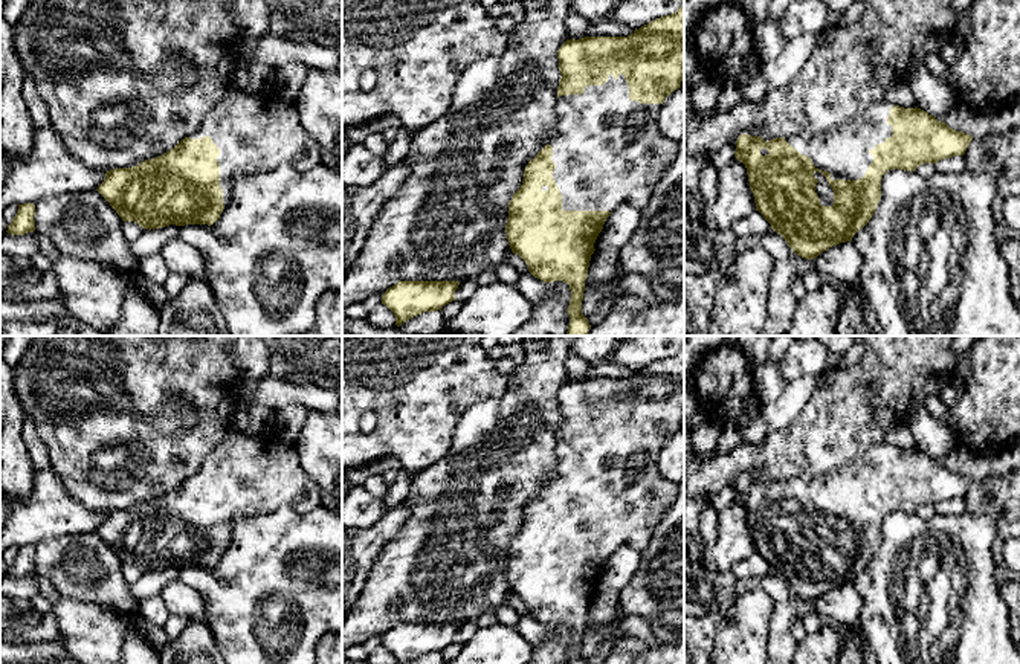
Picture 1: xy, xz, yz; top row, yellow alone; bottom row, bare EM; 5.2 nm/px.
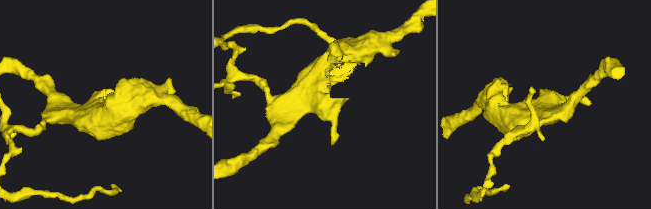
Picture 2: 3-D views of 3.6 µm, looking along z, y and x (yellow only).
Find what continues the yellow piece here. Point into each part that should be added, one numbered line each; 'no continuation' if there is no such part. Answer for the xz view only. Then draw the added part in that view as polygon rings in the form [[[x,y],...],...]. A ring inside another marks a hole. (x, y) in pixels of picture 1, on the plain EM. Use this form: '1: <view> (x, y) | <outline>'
1: xz (608, 492) | [[[609,417],[603,427],[588,427],[582,437],[557,440],[557,464],[548,487],[563,553],[614,554],[621,546],[646,548],[678,493],[678,484],[658,470],[660,450],[661,446],[631,443],[625,417],[617,421]]]

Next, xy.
1: xy (255, 475) | [[[232,429],[189,476],[191,481],[203,478],[209,478],[220,492],[217,502],[224,548],[231,543],[235,516],[264,516],[286,504],[301,513],[321,507],[319,485],[302,470],[295,443],[282,441],[272,429],[260,435]]]

